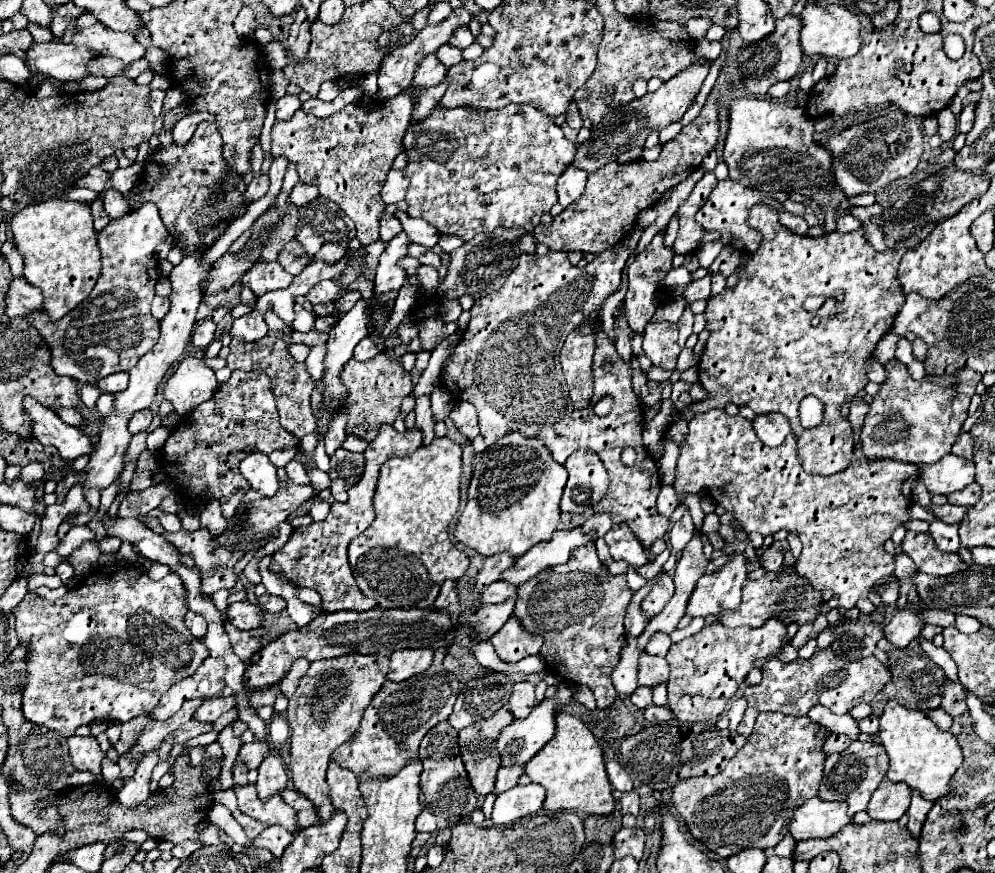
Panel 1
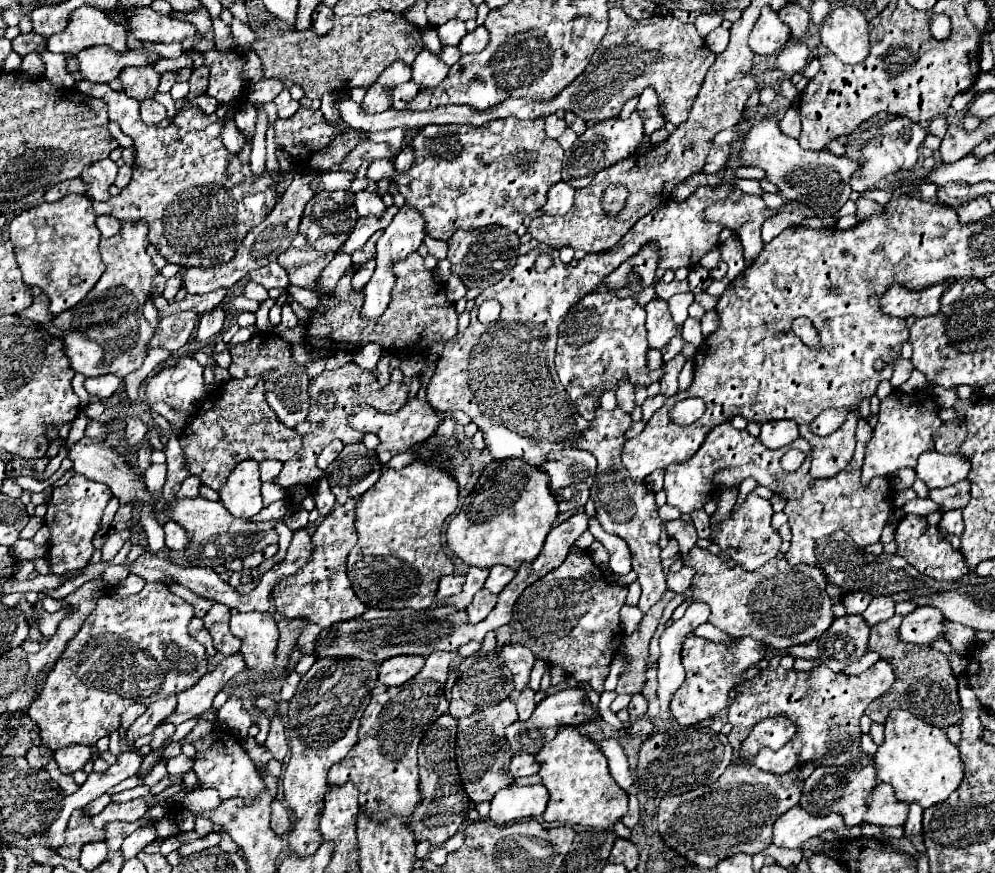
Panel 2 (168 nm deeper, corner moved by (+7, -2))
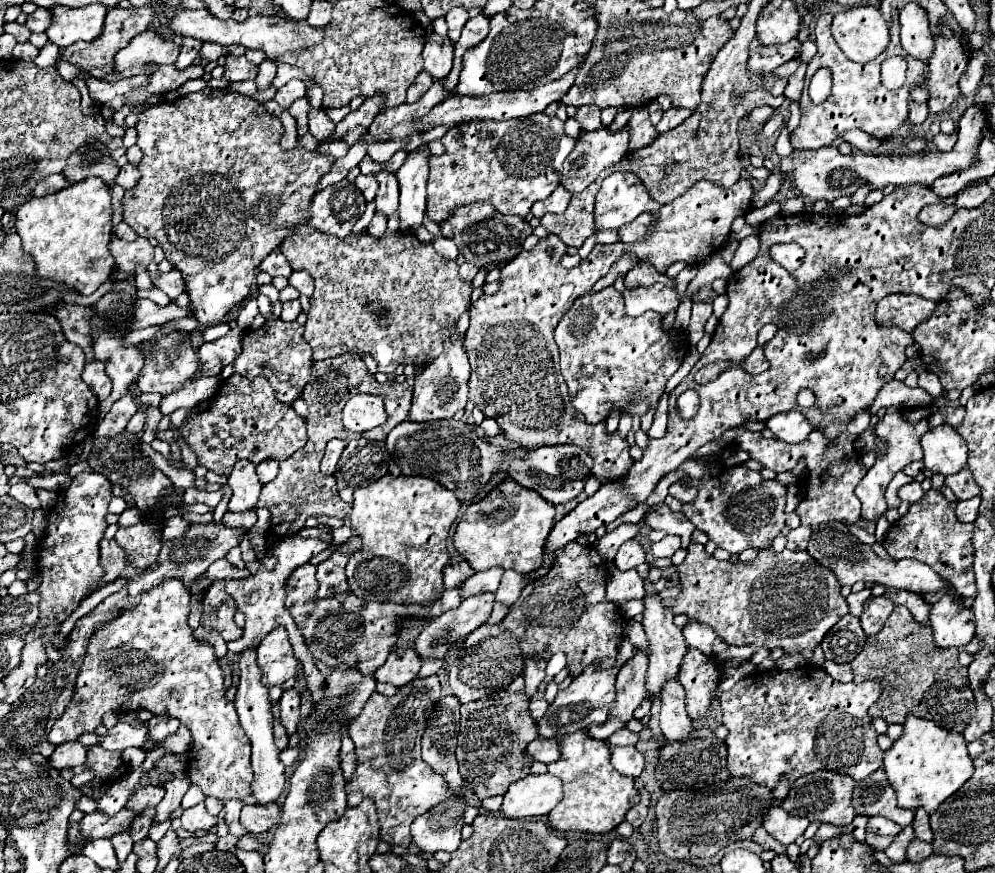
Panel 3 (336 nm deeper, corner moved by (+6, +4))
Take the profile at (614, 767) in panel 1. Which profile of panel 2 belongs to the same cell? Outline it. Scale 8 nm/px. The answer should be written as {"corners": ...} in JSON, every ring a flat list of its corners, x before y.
{"corners":[[609,738,605,742,601,742,601,752,605,754,607,762,609,762,609,772,611,778,623,788,629,790,629,786,633,784,631,772,629,772,629,764,627,764,627,756,623,752,623,748,619,746,619,742,615,738]]}

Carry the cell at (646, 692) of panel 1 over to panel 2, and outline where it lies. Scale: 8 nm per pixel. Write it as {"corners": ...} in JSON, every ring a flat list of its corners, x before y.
{"corners":[[641,694,633,696,631,702,629,702,629,706,627,706,627,710,629,710,631,718,639,718,639,716,643,716,643,714,647,712,647,702,645,702,645,698,643,698]]}

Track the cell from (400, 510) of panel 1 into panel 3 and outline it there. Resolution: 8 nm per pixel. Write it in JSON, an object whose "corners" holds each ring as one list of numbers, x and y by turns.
{"corners":[[382,476,366,488,354,490,354,502,350,510,350,526,354,534,362,538,358,552,350,556,346,566,348,586,362,600,396,602,396,604,422,604,430,606,442,596,444,582,442,570,450,562,448,556,448,534,460,512,460,502,454,492,446,490,442,484,424,476]]}

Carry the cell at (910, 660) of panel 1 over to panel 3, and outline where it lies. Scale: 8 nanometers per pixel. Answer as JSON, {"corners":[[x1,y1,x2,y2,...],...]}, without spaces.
{"corners":[[904,606,894,608,882,632,868,636,862,652,852,660,852,670,854,682,874,678,880,678,882,682,880,700,870,706,872,718,884,718,890,724,904,724,906,714,914,714,932,720,946,730,964,732,976,714,968,672,958,662,958,648,934,646,930,628,914,622]]}

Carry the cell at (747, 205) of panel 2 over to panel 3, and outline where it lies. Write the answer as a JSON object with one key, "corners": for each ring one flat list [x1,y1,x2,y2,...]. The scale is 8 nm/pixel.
{"corners":[[754,234,754,236,744,238,740,242,740,246,738,246,738,250,736,250,736,254,734,254,732,262,730,262,730,268,734,272,738,272,742,266,746,266,750,260,754,260,756,254,758,254,758,236]]}

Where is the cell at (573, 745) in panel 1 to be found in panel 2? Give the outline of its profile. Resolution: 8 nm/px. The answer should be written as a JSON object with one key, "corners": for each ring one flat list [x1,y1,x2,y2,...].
{"corners":[[561,726,557,736,547,742,535,758,543,786,549,790,549,804,543,812,545,822,583,824,607,830,627,812,627,792,613,782,607,770,607,758,599,746,589,736,579,734,575,726]]}

